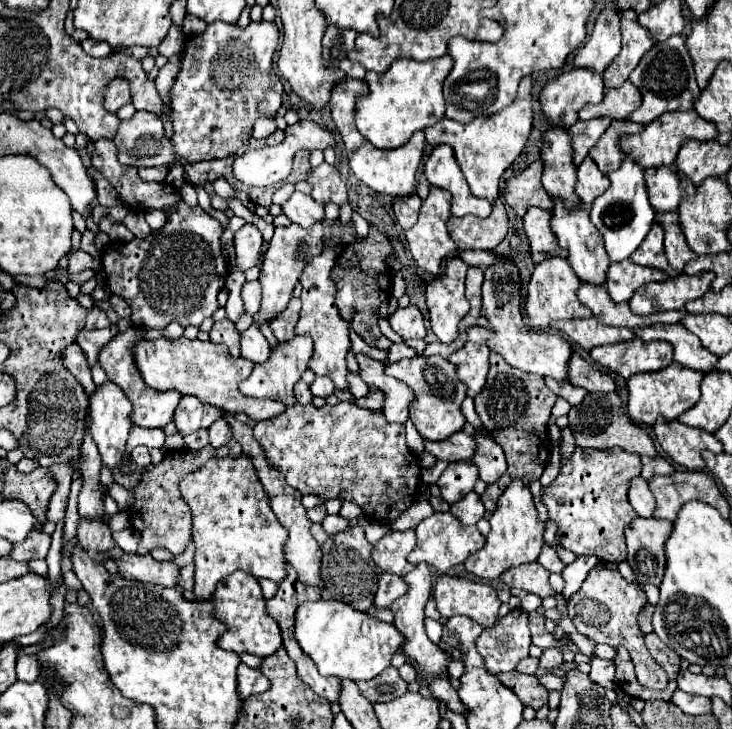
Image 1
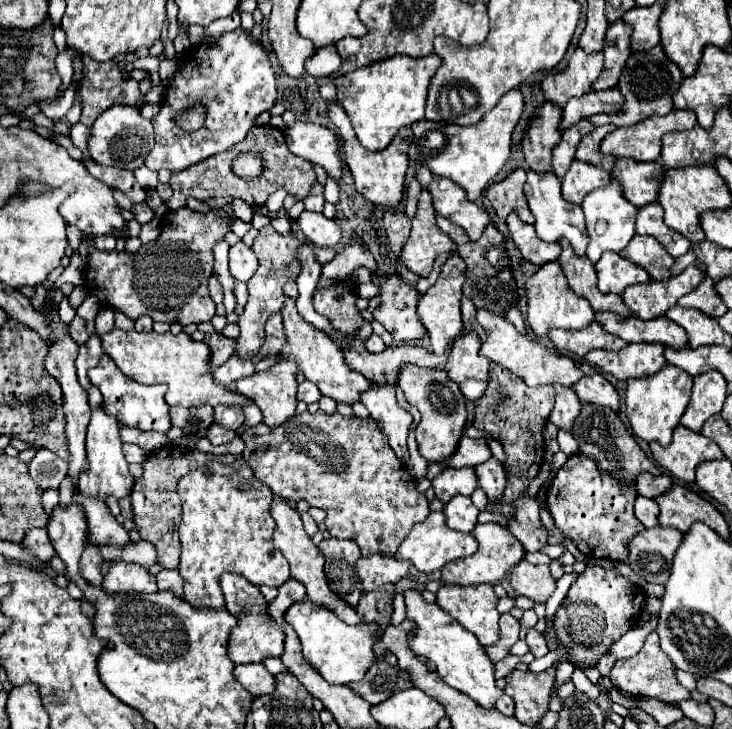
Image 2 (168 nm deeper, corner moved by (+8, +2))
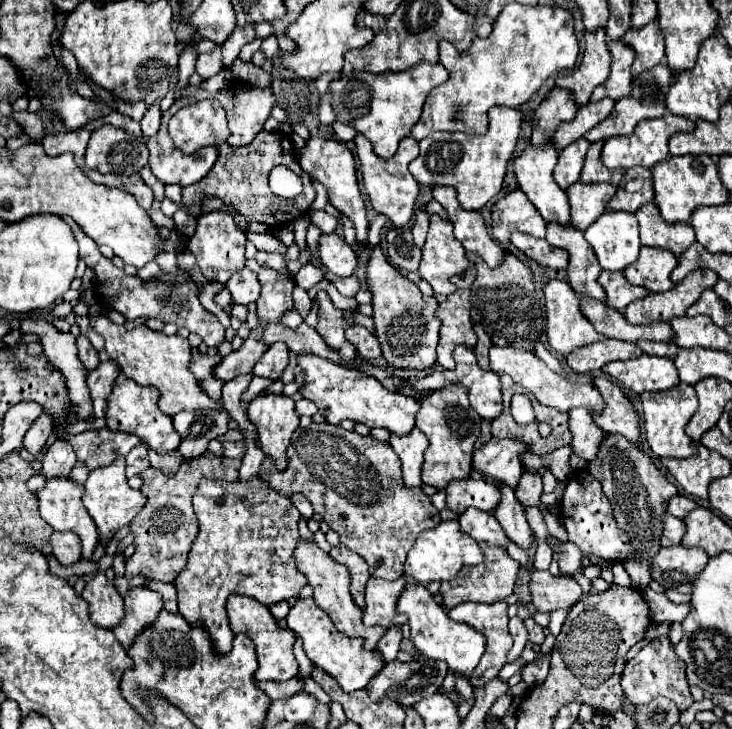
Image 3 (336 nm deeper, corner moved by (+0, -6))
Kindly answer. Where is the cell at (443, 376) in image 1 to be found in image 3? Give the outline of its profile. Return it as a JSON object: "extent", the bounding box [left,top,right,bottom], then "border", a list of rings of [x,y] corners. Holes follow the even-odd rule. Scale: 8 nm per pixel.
{"extent":[417,385,481,489],"border":[[[449,385],[421,399],[417,413],[417,429],[429,439],[421,479],[425,485],[445,489],[453,479],[467,479],[473,471],[473,451],[481,435],[481,417],[471,409],[467,391],[461,385]]]}

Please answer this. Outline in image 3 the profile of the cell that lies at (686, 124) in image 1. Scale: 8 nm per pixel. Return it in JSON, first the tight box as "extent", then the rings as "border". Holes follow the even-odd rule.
{"extent":[601,113,695,169],"border":[[[665,113],[659,119],[645,119],[641,121],[635,131],[631,135],[623,135],[623,137],[611,137],[605,141],[603,151],[601,151],[601,161],[607,169],[629,169],[635,165],[641,167],[653,167],[655,163],[663,161],[669,157],[669,149],[667,149],[667,141],[673,133],[677,131],[693,131],[695,129],[695,121],[685,119],[685,117],[675,117],[671,113]]]}

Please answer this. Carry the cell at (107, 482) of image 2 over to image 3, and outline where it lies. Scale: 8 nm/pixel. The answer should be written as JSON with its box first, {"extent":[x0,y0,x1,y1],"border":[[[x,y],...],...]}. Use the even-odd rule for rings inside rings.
{"extent":[83,457,147,547],"border":[[[119,457],[119,461],[115,461],[113,465],[101,467],[97,471],[89,473],[89,479],[85,481],[85,495],[83,495],[83,505],[87,509],[87,513],[91,515],[91,519],[95,521],[97,533],[99,533],[99,543],[103,547],[109,545],[109,541],[113,539],[113,535],[129,525],[137,513],[145,507],[147,497],[141,491],[135,491],[127,485],[127,477],[125,477],[125,457]]]}

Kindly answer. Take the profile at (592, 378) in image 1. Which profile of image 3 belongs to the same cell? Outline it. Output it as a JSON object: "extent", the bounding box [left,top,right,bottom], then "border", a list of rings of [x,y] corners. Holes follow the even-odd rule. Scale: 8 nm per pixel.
{"extent":[595,377,639,445],"border":[[[597,377],[595,387],[599,389],[601,397],[605,399],[605,409],[595,417],[595,423],[607,433],[607,435],[623,435],[631,443],[639,445],[639,415],[633,409],[631,401],[623,395],[617,383],[613,383],[607,377]]]}

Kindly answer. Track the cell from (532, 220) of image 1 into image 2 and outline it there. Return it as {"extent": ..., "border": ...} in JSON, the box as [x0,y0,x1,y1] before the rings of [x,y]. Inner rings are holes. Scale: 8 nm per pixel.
{"extent":[505,213,561,265],"border":[[[511,213],[505,221],[507,221],[511,237],[513,237],[515,245],[519,247],[523,259],[527,259],[533,265],[557,261],[557,257],[561,253],[561,245],[547,245],[545,241],[539,241],[535,227],[529,223],[523,223],[517,217],[517,213]]]}

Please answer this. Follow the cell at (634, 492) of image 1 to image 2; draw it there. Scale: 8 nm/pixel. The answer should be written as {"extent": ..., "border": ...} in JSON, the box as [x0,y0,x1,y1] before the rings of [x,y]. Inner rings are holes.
{"extent":[635,497,659,527],"border":[[[637,497],[635,501],[635,517],[645,525],[645,527],[655,527],[657,523],[657,515],[659,515],[659,507],[655,505],[653,499],[647,497]]]}

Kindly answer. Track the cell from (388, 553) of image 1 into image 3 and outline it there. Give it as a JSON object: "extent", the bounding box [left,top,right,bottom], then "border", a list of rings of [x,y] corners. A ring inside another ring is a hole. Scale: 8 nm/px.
{"extent":[363,579,405,629],"border":[[[369,579],[365,591],[365,611],[363,611],[363,625],[381,625],[385,629],[397,625],[395,601],[397,595],[405,589],[405,579],[399,581],[383,581],[383,579]]]}

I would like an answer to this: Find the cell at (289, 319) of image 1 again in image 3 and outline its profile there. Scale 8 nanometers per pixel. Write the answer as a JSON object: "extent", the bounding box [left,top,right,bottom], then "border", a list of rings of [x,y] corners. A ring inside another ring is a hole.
{"extent":[253,343,289,381],"border":[[[275,343],[265,351],[261,361],[253,367],[253,373],[259,377],[267,377],[271,381],[279,381],[287,363],[289,363],[289,349],[285,345]]]}

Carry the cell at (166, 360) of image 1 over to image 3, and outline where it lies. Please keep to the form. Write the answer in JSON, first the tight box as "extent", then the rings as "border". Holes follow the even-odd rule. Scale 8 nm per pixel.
{"extent":[91,315,221,417],"border":[[[107,315],[91,317],[91,327],[103,335],[105,351],[111,361],[117,361],[119,370],[139,385],[151,385],[159,389],[159,409],[173,417],[183,409],[221,409],[221,403],[211,401],[203,389],[199,389],[193,373],[189,373],[191,361],[191,345],[185,337],[165,335],[163,331],[153,331],[147,325],[137,325],[135,329],[127,329],[123,325],[115,325],[107,319]]]}

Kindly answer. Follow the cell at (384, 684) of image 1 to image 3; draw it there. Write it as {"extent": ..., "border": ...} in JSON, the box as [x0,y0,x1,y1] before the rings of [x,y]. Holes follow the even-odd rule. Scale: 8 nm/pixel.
{"extent":[367,659,449,707],"border":[[[419,659],[419,661],[409,661],[409,663],[393,661],[393,663],[387,663],[371,679],[371,685],[367,685],[367,691],[371,693],[371,699],[375,699],[375,701],[381,699],[381,697],[391,697],[399,705],[407,707],[407,705],[413,705],[413,703],[421,701],[423,697],[429,697],[429,695],[437,693],[443,685],[443,679],[445,679],[447,673],[449,673],[449,667],[447,667],[445,661],[435,661],[435,659]]]}

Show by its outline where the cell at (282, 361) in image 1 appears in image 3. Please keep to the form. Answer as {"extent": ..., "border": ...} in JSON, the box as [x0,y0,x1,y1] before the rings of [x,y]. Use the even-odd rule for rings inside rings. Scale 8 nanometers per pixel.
{"extent":[247,395,299,471],"border":[[[285,395],[255,397],[247,405],[247,415],[257,429],[259,449],[273,459],[279,471],[283,471],[287,467],[285,451],[293,431],[299,427],[299,415],[295,415],[293,399]]]}

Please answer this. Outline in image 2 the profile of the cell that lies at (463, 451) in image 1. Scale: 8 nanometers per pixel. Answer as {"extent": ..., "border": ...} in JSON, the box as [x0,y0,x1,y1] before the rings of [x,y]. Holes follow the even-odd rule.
{"extent":[443,435,491,467],"border":[[[463,435],[459,439],[459,445],[455,449],[455,453],[451,457],[447,457],[443,461],[445,467],[475,467],[483,461],[487,461],[491,457],[491,451],[485,443],[485,439],[469,439],[467,435]]]}

